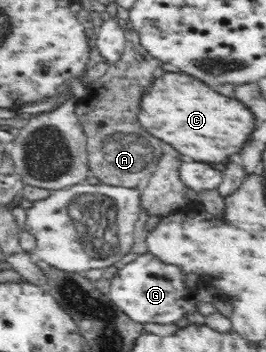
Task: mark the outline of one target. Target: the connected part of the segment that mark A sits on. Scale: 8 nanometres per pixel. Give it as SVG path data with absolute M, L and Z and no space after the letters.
M124 27L126 38L125 49L121 58L107 66L102 77L94 80L87 88L87 95L78 101L75 114L84 127L87 138L88 164L91 175L99 178L102 184L125 188L146 187L147 179L158 168L158 161L162 158L162 140L146 132L138 123L138 113L141 112L141 99L146 90L152 86L156 78L161 78L166 72L162 70L162 61L151 57L142 47L137 31Z

